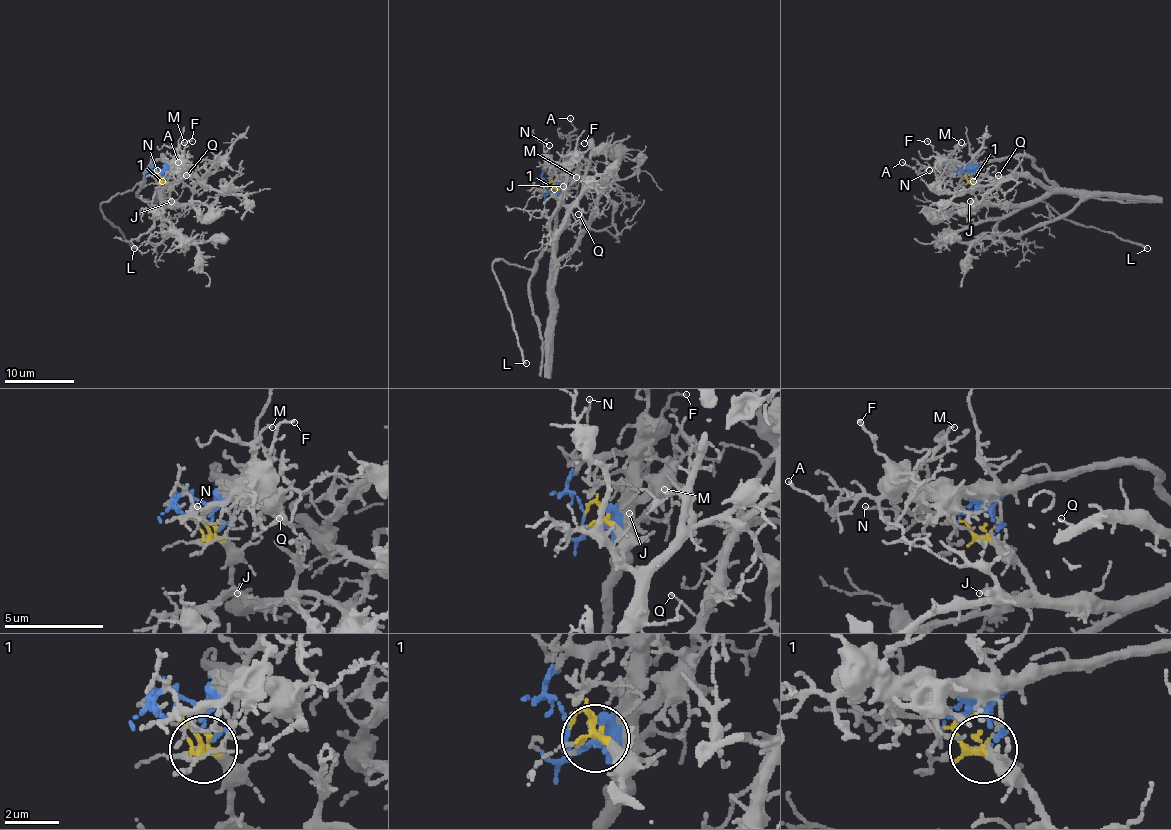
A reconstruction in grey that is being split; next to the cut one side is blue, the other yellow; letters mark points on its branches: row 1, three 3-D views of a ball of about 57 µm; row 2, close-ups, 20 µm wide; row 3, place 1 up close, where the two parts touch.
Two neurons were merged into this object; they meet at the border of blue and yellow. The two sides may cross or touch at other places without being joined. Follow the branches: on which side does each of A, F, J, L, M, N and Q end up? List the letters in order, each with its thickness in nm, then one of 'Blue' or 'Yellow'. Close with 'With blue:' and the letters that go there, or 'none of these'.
A: Thickness 120 nm. Blue
F: Thickness 110 nm. Blue
J: Thickness 100 nm. Yellow
L: Thickness 240 nm. Blue
M: Thickness 120 nm. Blue
N: Thickness 100 nm. Blue
Q: Thickness 100 nm. Yellow
With blue: A, F, L, M, N

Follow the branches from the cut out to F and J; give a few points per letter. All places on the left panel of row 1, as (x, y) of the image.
F: (156, 172), (172, 163), (184, 151), (184, 144), (191, 140)
J: (156, 172), (168, 188), (167, 202), (172, 202)

